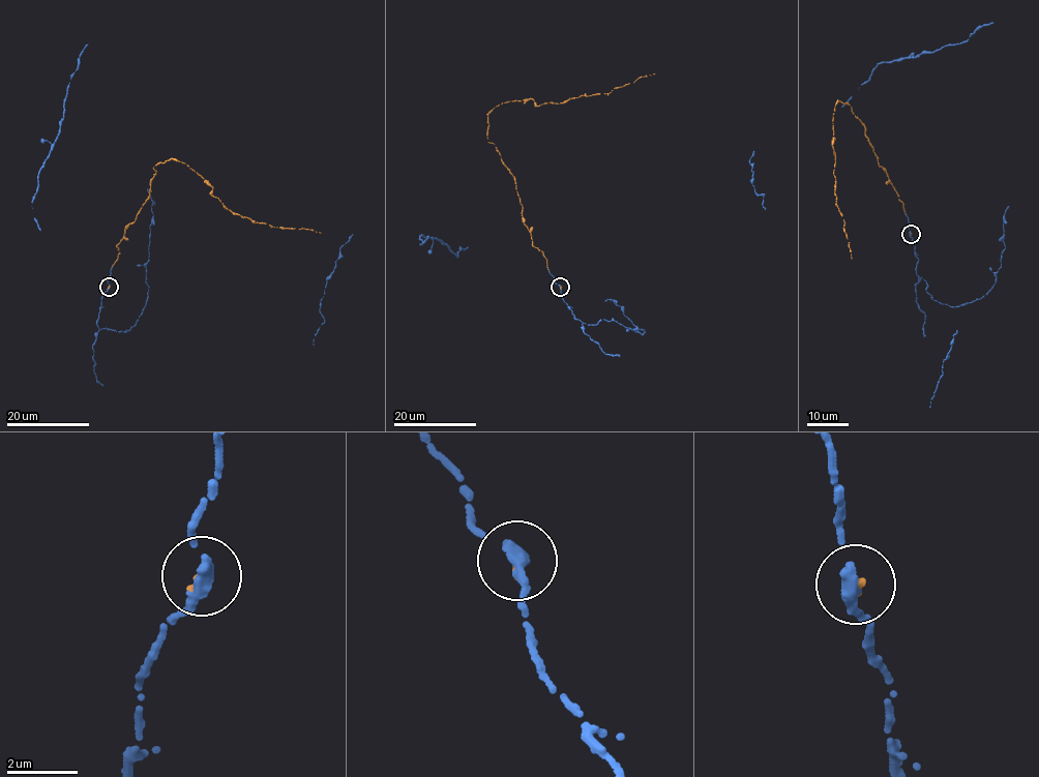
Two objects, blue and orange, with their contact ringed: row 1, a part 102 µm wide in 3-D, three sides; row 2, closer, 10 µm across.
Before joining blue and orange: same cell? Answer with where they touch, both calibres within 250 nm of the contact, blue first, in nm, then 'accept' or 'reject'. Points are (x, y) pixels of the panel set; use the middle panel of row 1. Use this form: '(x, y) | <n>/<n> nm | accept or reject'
(560, 287) | 340/200 nm | accept

